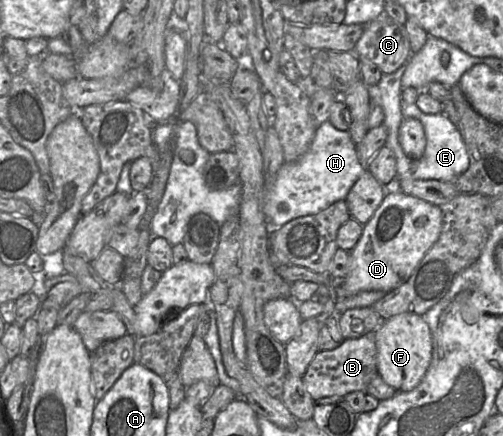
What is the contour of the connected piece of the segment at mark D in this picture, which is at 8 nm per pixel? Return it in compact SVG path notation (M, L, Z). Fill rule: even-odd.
M404 192L385 194L373 217L364 225L363 233L350 251L350 270L342 283L335 288L335 301L326 305L312 300L298 303L303 320L333 311L338 299L353 296L361 291L390 292L404 284L416 266L438 240L443 224L440 206L433 205Z

